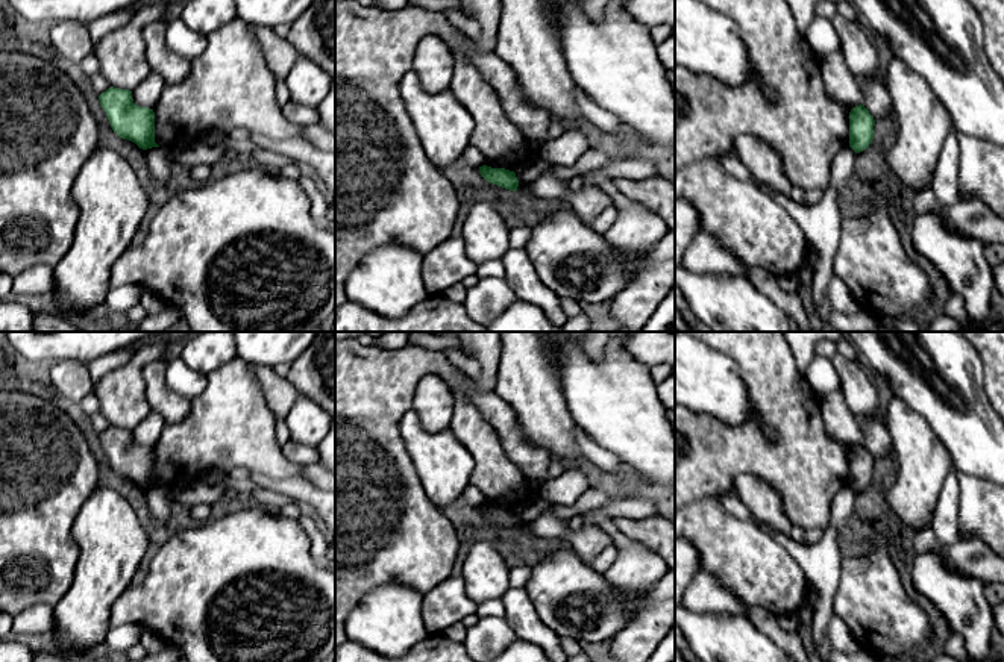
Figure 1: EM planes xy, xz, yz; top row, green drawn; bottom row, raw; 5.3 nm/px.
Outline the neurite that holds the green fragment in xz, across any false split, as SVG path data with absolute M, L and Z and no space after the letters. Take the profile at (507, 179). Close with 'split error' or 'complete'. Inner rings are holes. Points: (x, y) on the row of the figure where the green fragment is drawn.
M482 165L479 167L479 173L487 182L493 185L502 186L510 191L517 191L519 180L514 171Z | complete

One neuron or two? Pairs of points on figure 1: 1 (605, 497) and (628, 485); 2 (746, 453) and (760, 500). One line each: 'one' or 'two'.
1: two
2: two

